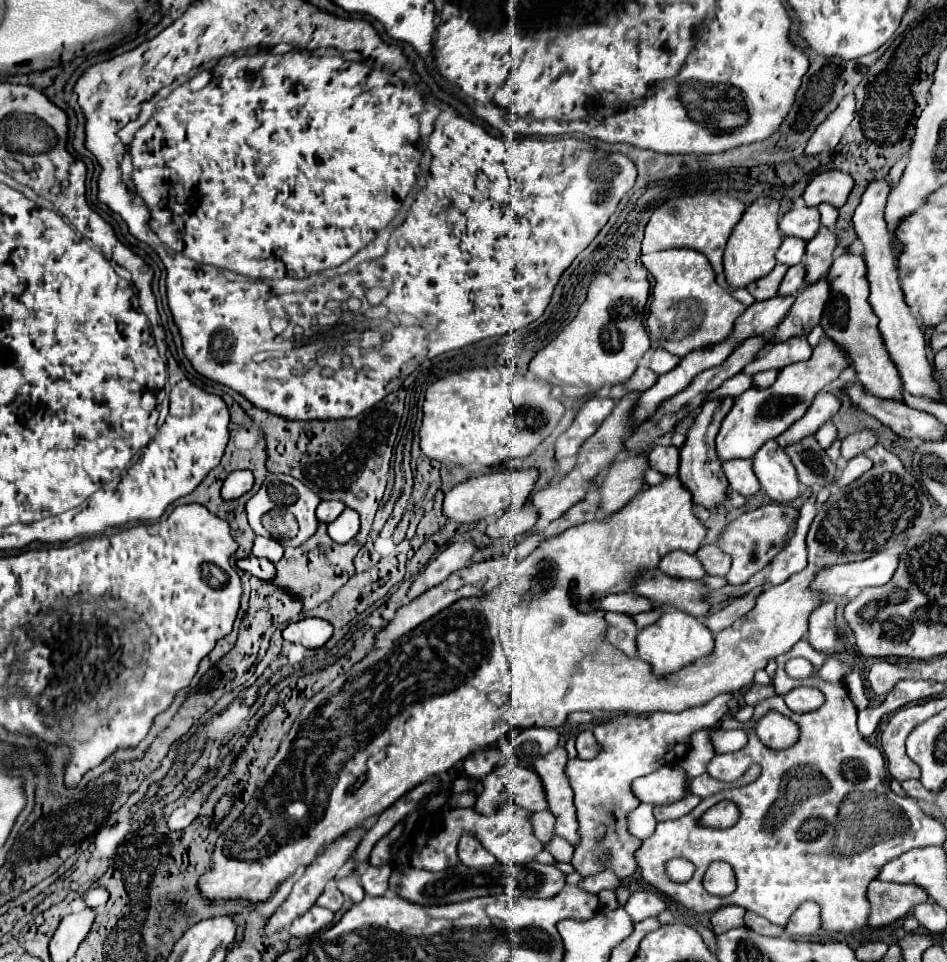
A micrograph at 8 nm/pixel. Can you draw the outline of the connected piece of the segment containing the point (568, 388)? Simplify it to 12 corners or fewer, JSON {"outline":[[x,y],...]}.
{"outline":[[598,275],[530,361],[566,397],[628,381],[648,281]]}

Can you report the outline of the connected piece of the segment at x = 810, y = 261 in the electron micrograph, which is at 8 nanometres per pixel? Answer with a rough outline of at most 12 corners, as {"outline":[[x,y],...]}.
{"outline":[[828,227],[808,241],[804,263],[806,283],[828,273],[838,245]]}

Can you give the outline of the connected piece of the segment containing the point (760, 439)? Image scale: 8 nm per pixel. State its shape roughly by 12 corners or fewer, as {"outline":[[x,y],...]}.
{"outline":[[824,337],[772,387],[748,389],[722,421],[716,453],[754,457],[850,365]]}

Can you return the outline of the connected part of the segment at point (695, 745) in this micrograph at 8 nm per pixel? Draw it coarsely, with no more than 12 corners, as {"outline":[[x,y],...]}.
{"outline":[[710,729],[692,735],[692,749],[679,765],[688,779],[704,773],[716,755]]}

